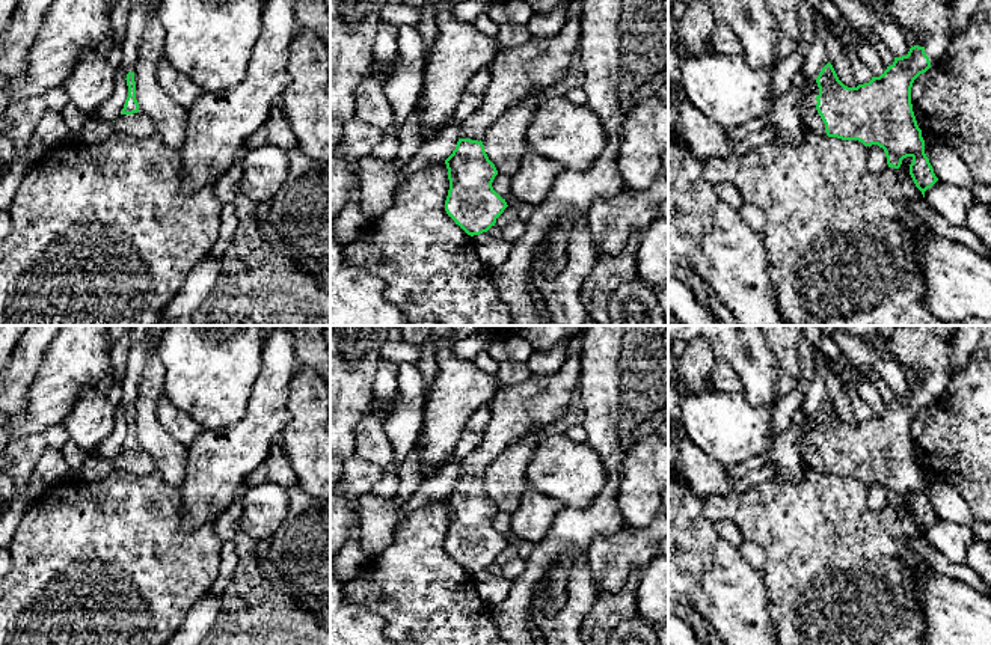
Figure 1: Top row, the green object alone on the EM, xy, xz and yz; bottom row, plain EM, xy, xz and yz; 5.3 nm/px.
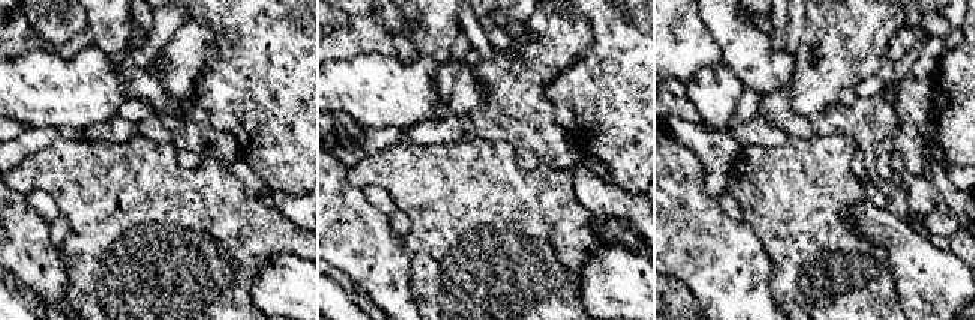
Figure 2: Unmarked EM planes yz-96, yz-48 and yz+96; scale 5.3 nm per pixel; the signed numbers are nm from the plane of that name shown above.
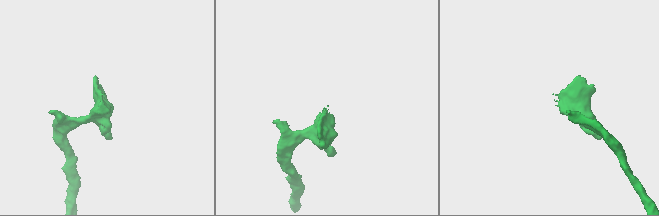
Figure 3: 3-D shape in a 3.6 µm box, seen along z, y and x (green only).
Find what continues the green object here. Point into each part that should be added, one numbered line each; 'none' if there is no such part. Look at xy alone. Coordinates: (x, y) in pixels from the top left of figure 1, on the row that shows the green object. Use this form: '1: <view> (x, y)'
1: xy (138, 124)

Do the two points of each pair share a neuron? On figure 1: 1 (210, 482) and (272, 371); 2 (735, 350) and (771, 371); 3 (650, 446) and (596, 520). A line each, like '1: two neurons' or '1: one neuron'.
1: one neuron
2: one neuron
3: two neurons

